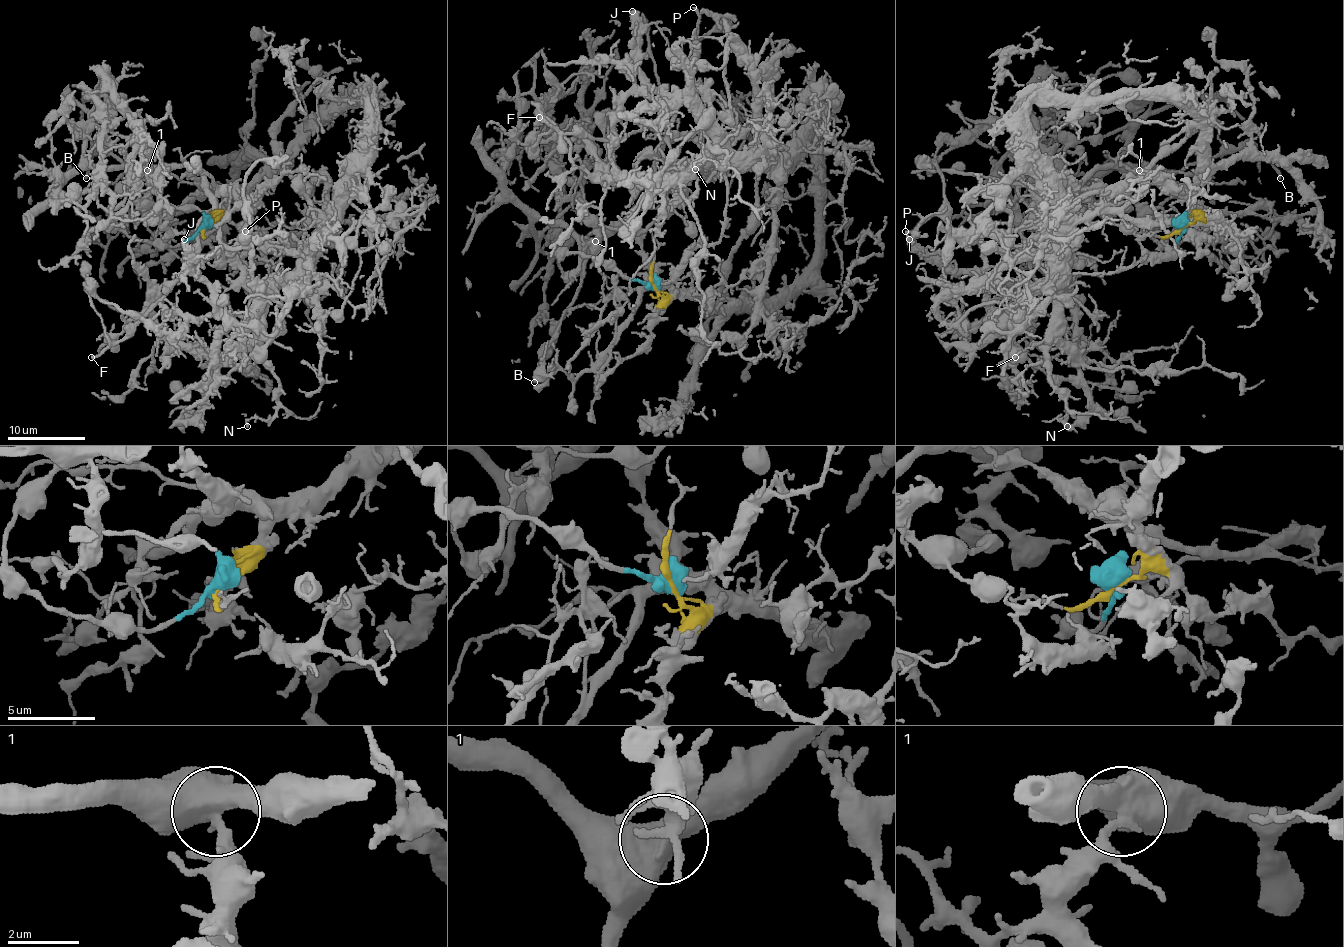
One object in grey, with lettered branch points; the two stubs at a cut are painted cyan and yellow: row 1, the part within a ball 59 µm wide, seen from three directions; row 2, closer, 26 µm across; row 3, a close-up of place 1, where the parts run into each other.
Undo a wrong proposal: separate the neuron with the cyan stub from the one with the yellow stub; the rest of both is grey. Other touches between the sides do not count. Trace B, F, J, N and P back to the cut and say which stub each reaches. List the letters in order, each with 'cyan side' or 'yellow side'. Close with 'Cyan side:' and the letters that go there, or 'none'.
B: cyan side
F: cyan side
J: yellow side
N: yellow side
P: cyan side
Cyan side: B, F, P

